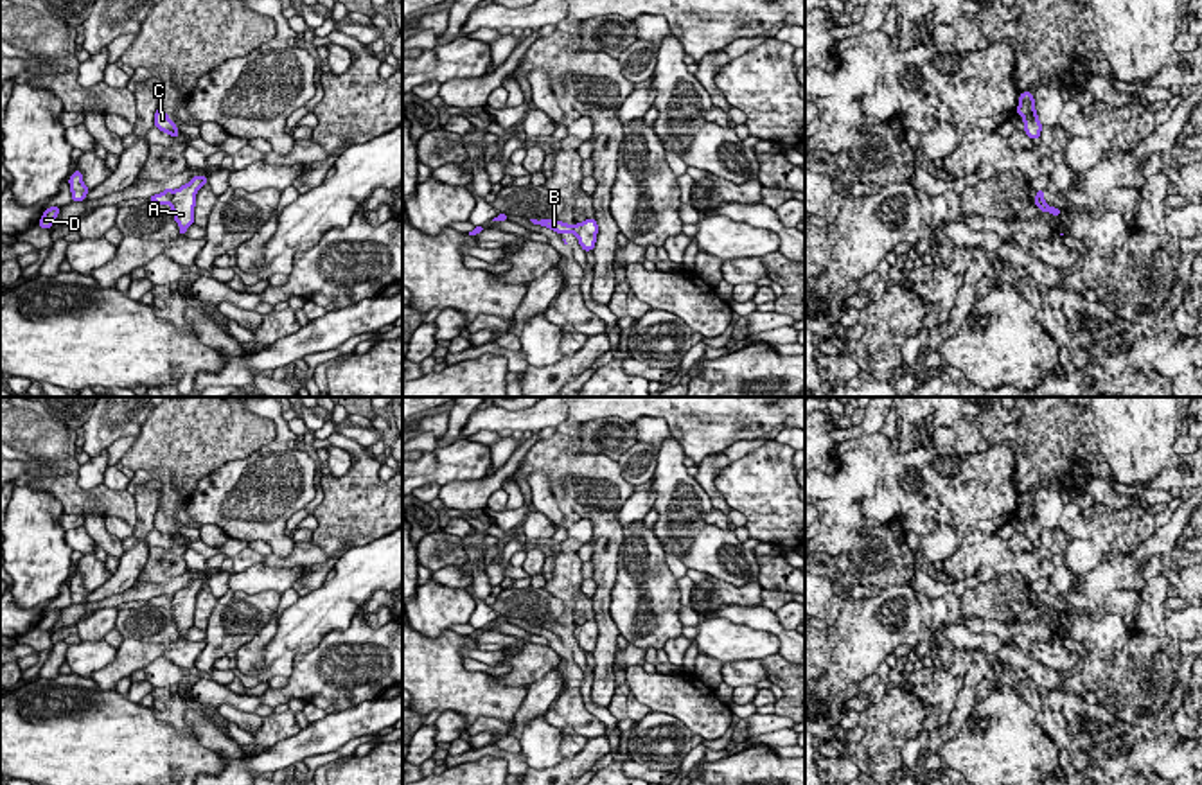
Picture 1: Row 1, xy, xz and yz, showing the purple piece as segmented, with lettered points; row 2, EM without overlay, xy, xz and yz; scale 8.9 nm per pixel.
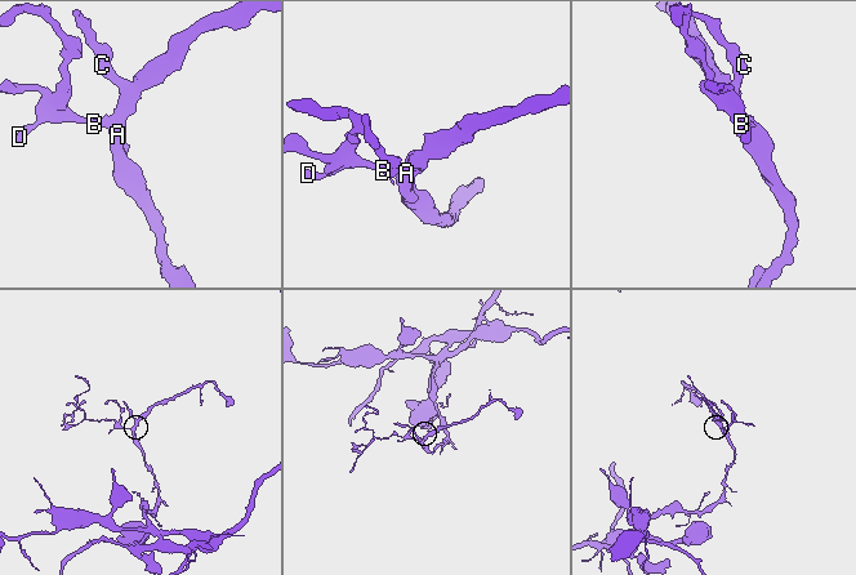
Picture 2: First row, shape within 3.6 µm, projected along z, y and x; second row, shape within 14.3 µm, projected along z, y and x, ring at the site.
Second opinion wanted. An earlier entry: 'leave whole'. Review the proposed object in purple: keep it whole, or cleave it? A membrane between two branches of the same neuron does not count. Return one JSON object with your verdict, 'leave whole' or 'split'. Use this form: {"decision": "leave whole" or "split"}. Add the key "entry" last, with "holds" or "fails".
{"decision": "split", "entry": "fails"}

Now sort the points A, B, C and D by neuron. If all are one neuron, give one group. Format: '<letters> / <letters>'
A C / B D

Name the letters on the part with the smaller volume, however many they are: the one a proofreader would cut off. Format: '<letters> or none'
B, D

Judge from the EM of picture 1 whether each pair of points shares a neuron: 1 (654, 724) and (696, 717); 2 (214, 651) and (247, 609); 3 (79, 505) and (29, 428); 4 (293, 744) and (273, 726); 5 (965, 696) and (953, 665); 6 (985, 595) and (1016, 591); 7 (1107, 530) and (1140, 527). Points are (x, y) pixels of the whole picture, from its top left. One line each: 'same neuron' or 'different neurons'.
1: different neurons
2: same neuron
3: same neuron
4: different neurons
5: different neurons
6: same neuron
7: same neuron

